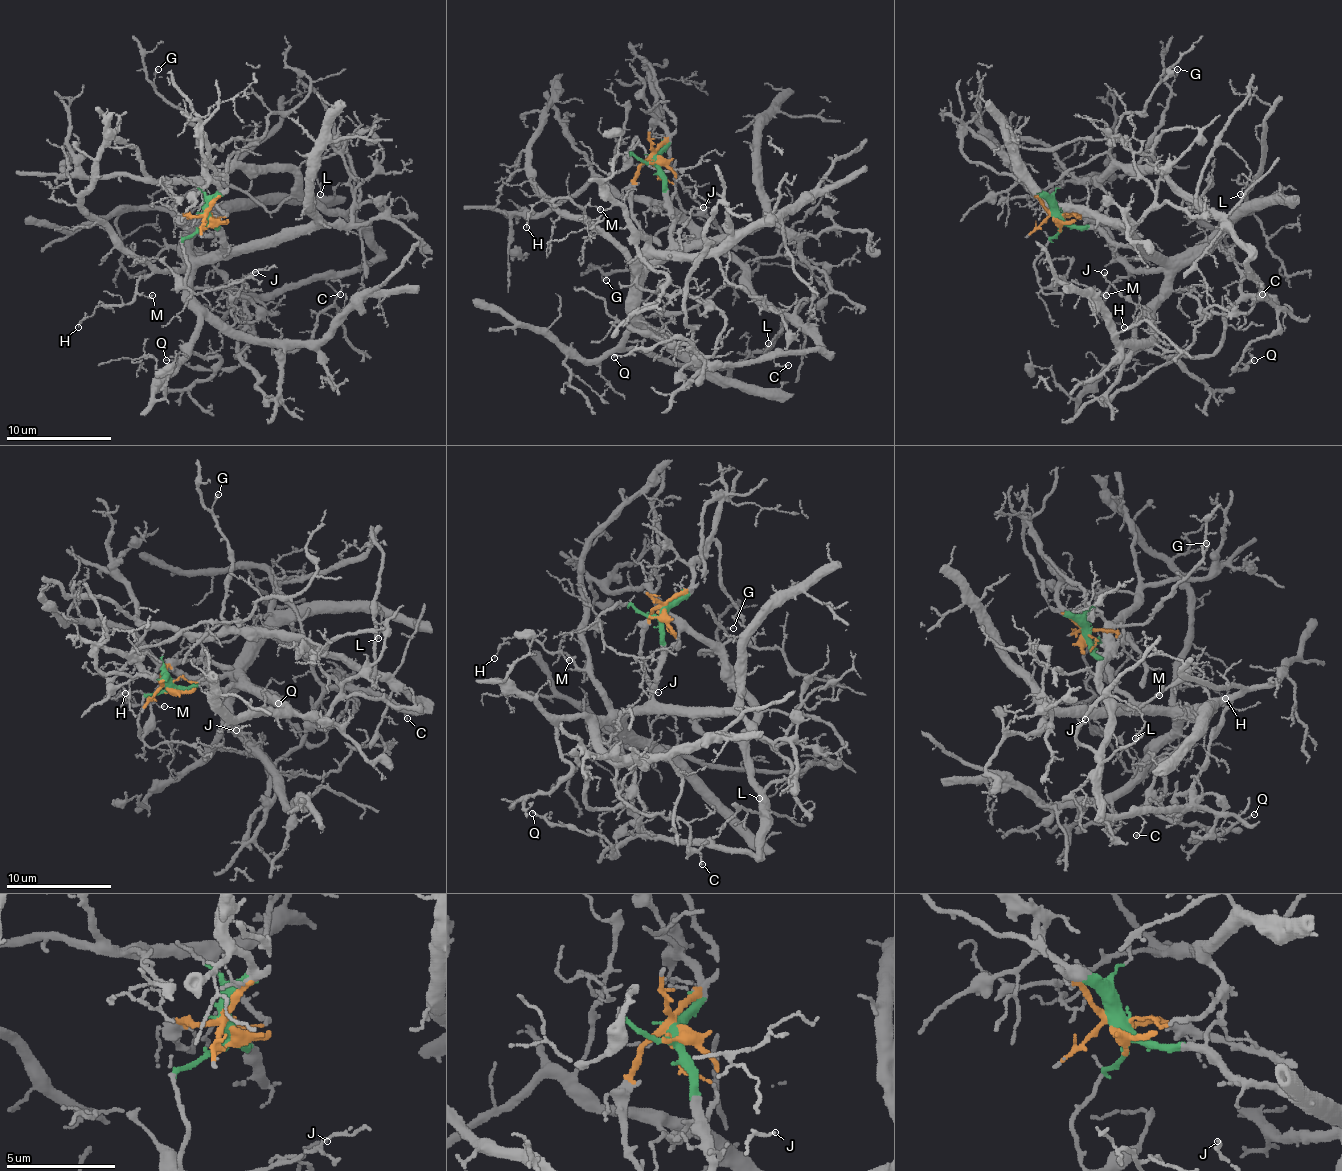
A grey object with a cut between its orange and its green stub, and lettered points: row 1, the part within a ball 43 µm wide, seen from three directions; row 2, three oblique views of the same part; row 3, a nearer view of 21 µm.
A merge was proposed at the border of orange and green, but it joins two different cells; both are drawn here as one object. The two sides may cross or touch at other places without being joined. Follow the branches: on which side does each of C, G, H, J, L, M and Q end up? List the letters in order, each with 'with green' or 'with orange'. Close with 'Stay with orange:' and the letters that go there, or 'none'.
C: with orange
G: with orange
H: with green
J: with green
L: with orange
M: with green
Q: with orange
Stay with orange: C, G, L, Q

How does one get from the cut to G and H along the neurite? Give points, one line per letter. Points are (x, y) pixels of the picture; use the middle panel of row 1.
G: (654, 159), (675, 188), (672, 199), (649, 207), (662, 204), (675, 220), (646, 257), (604, 273), (606, 281)
H: (654, 159), (672, 241), (643, 265), (633, 265), (567, 199), (535, 204), (527, 228)

